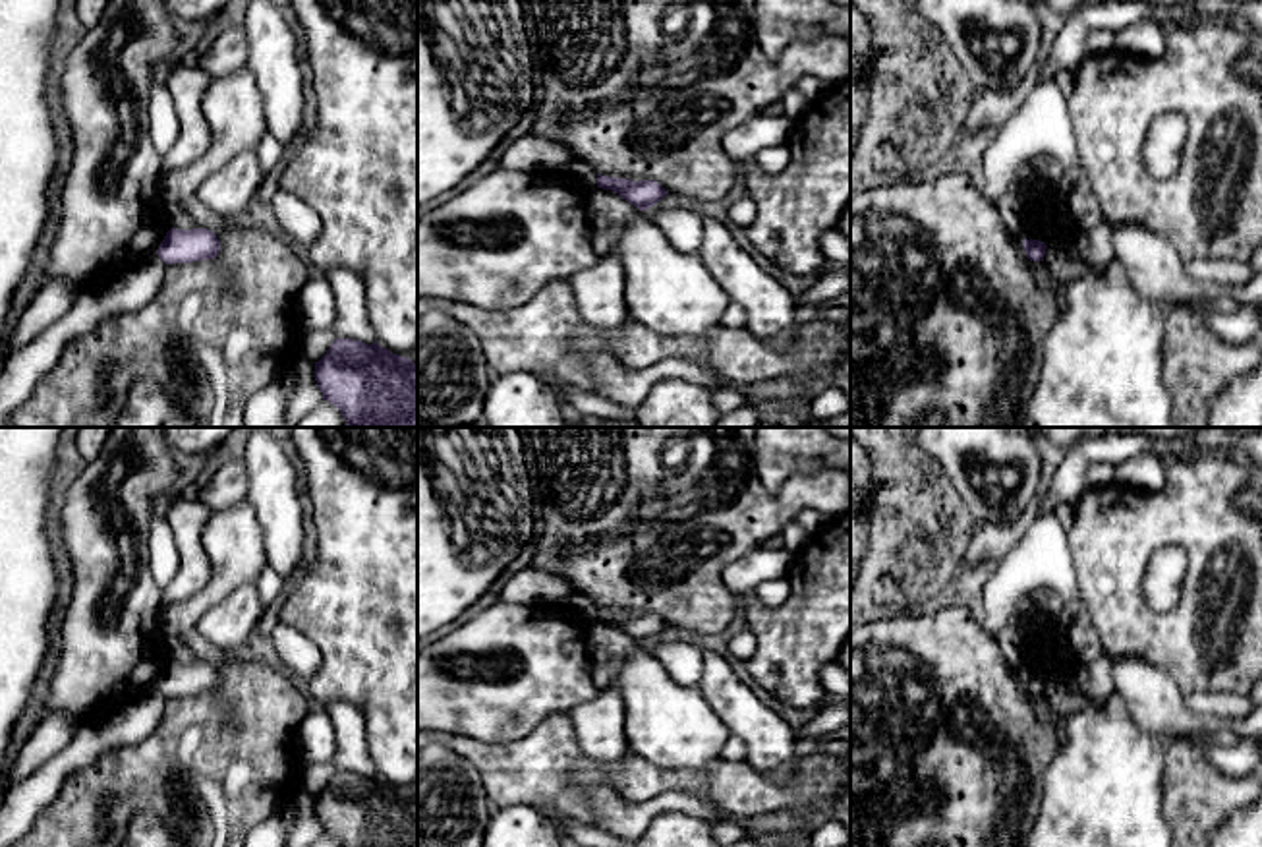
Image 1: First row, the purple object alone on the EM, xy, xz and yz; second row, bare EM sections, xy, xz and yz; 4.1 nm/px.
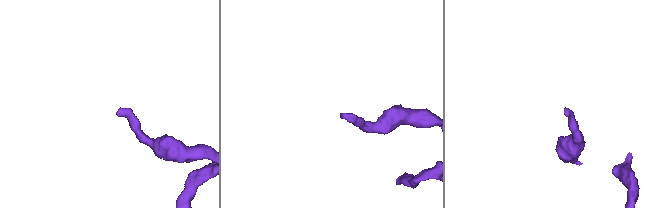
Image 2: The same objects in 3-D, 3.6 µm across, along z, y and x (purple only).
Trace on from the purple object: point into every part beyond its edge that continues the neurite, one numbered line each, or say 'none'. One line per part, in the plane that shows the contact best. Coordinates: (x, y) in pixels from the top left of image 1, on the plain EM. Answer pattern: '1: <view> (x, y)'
none

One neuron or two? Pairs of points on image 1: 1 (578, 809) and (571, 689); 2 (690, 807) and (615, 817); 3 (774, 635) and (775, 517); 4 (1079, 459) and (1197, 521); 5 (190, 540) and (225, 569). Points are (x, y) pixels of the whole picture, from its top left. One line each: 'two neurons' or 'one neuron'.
1: two neurons
2: one neuron
3: two neurons
4: two neurons
5: two neurons

